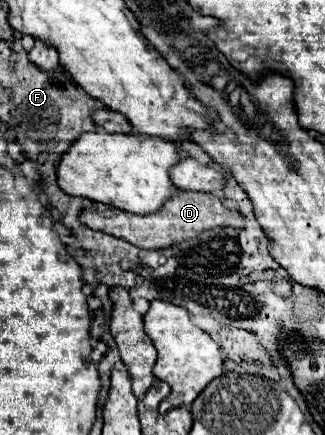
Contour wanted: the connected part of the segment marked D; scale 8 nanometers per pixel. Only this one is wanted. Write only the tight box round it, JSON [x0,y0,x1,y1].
[80,190,244,250]

